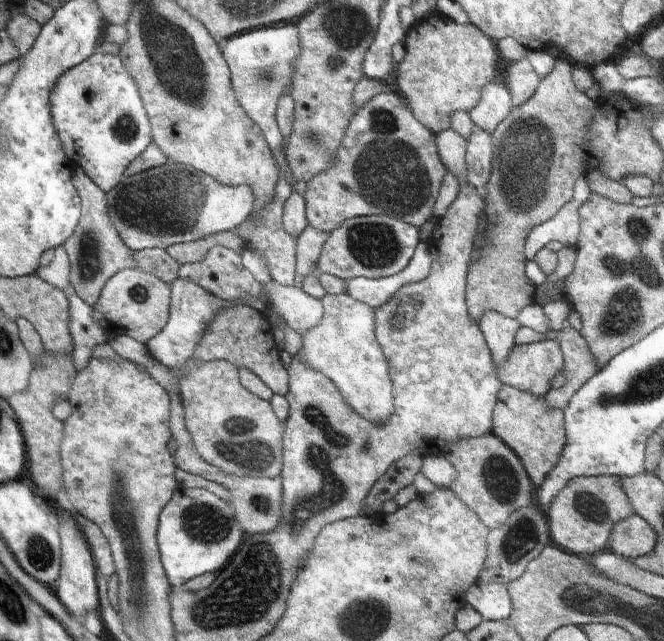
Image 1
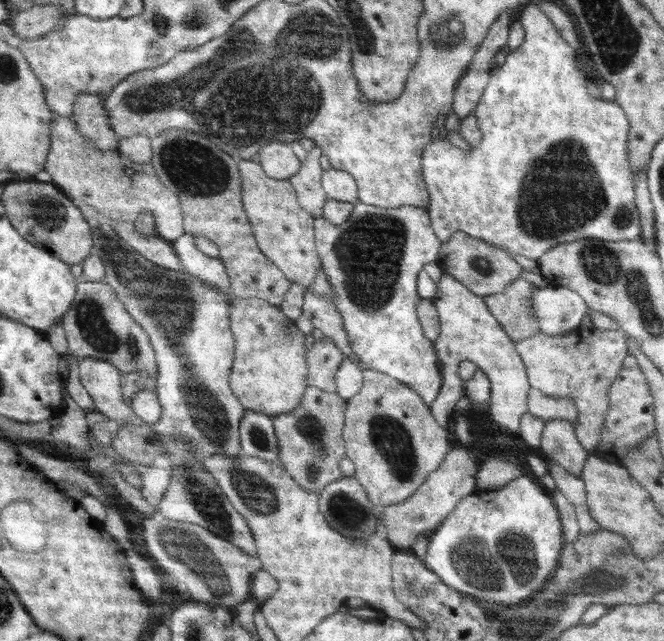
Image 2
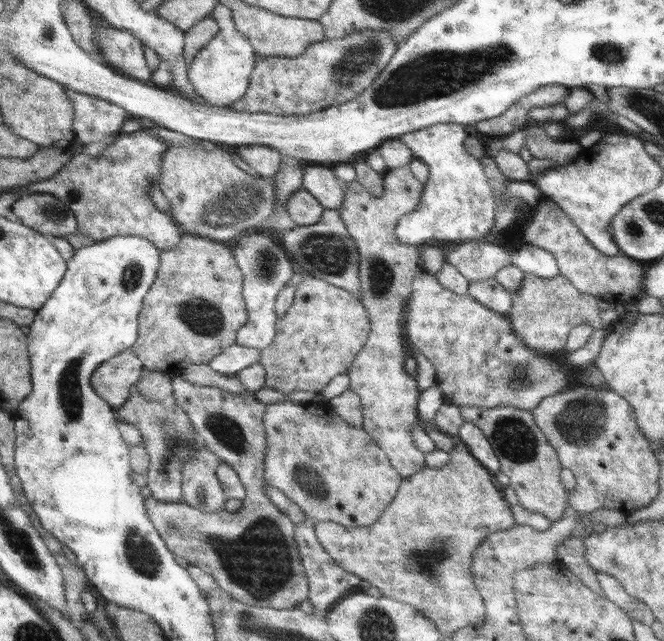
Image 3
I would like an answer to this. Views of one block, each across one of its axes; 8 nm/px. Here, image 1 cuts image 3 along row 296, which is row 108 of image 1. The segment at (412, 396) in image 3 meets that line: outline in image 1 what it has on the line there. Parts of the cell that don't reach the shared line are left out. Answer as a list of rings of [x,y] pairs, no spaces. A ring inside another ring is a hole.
[[[380,93],[373,96],[366,104],[363,104],[358,108],[350,121],[348,128],[345,130],[344,138],[342,139],[340,148],[337,152],[337,157],[333,160],[333,164],[326,169],[323,173],[318,173],[314,178],[311,178],[306,183],[306,192],[303,194],[305,198],[305,215],[307,221],[312,227],[318,230],[326,231],[330,233],[335,228],[338,228],[345,220],[361,217],[364,215],[388,215],[394,218],[403,220],[417,229],[420,229],[422,224],[424,224],[431,216],[432,209],[439,193],[439,188],[441,187],[443,178],[447,175],[447,168],[445,164],[440,160],[436,137],[433,132],[430,132],[414,115],[410,110],[406,100],[402,95],[397,93]]]

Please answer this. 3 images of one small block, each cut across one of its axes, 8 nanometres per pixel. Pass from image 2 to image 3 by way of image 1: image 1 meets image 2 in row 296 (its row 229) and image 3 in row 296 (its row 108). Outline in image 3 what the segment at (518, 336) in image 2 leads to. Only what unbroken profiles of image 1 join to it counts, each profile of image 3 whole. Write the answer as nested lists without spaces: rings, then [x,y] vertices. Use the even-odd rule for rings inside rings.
[[[524,273],[521,289],[510,292],[512,306],[508,312],[511,327],[530,350],[552,356],[565,347],[570,331],[581,322],[589,322],[593,330],[608,328],[603,323],[597,297],[580,292],[565,276],[540,278]]]

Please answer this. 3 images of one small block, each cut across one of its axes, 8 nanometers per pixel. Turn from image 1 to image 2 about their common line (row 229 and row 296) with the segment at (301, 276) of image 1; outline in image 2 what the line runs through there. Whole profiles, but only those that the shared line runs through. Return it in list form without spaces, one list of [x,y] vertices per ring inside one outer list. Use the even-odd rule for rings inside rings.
[[[310,287],[307,288],[303,300],[303,314],[312,322],[314,329],[320,330],[324,335],[330,337],[346,357],[351,361],[359,360],[358,355],[352,349],[352,343],[348,339],[348,333],[344,329],[342,317],[337,311],[335,304],[318,298]]]

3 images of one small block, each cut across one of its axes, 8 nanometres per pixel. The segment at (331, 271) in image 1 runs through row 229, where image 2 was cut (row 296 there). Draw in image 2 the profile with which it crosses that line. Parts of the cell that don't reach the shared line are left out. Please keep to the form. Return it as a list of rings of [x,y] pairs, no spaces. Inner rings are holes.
[[[360,201],[353,206],[346,222],[338,226],[322,217],[316,217],[313,224],[321,266],[326,271],[330,285],[334,287],[335,307],[342,317],[354,353],[366,364],[366,368],[398,379],[416,391],[422,401],[430,406],[439,395],[442,373],[433,342],[423,333],[416,314],[419,301],[416,281],[418,272],[426,264],[437,263],[442,242],[434,234],[428,211],[424,207],[404,205],[385,209]]]

